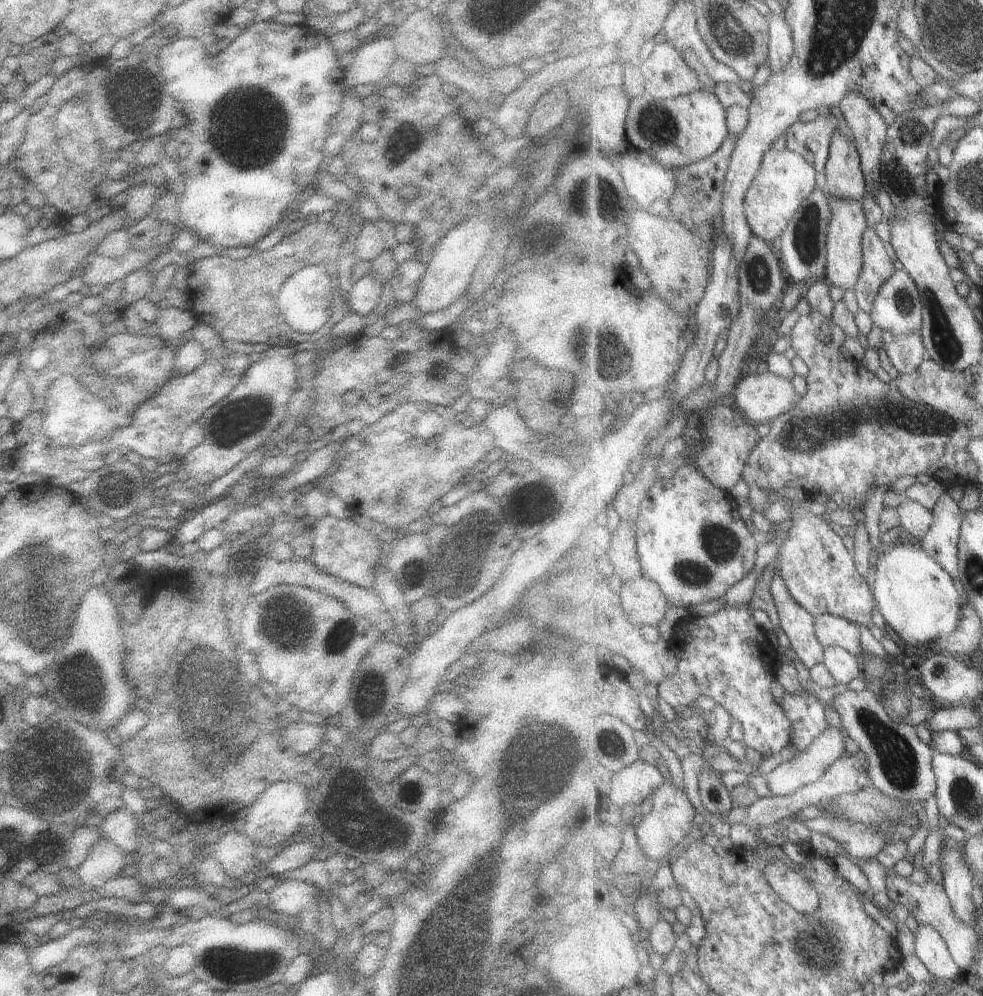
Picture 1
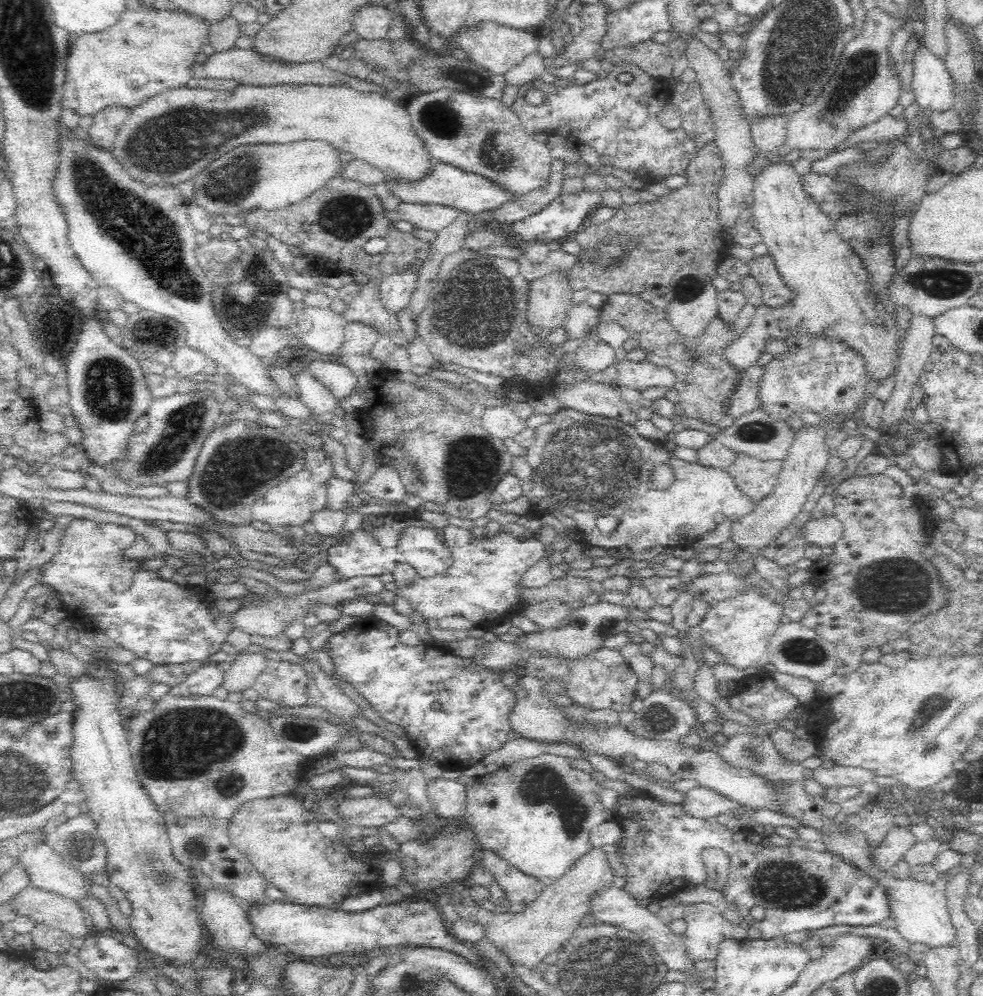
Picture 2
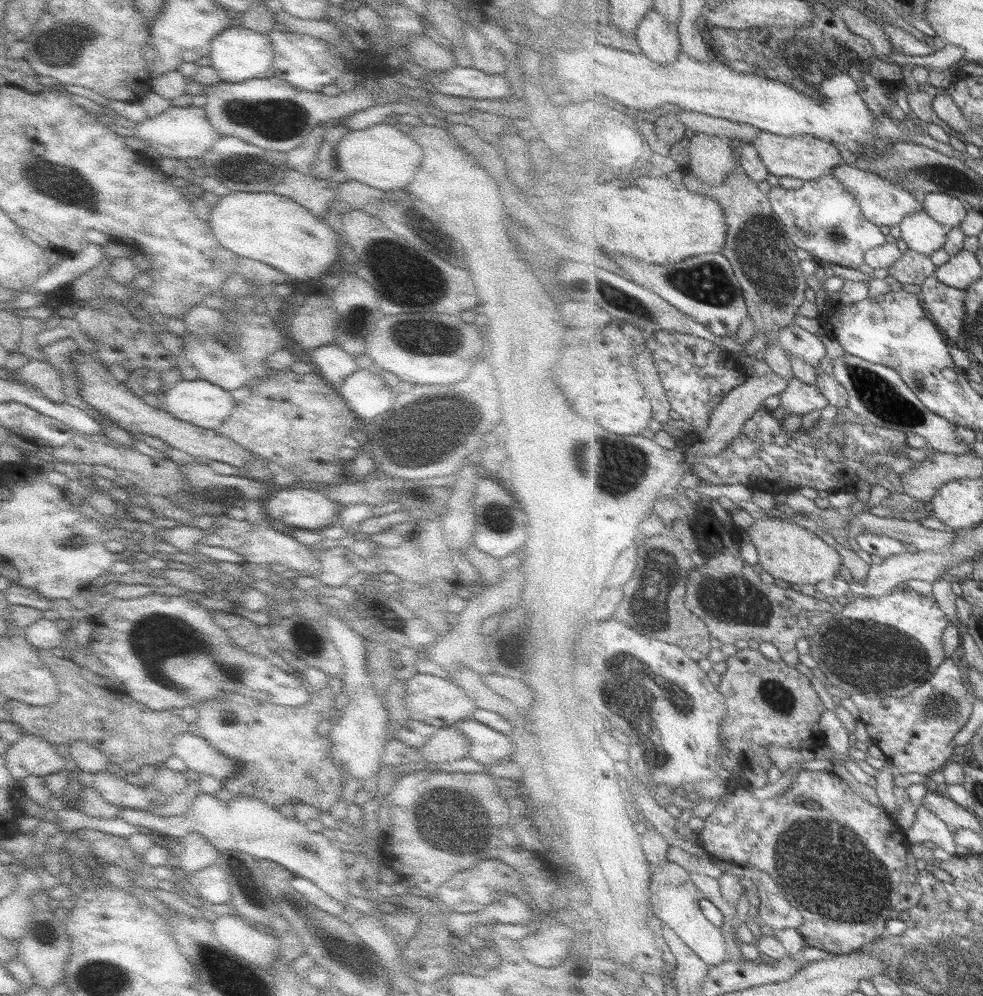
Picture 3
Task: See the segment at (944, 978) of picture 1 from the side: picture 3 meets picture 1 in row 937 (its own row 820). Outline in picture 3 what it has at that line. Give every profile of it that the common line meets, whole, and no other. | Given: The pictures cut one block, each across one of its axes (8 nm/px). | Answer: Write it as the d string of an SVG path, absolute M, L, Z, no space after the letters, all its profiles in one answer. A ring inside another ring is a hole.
M922 805L916 809L917 818L906 830L910 846L933 842L935 846L953 856L961 851L956 844L955 833L937 814Z

